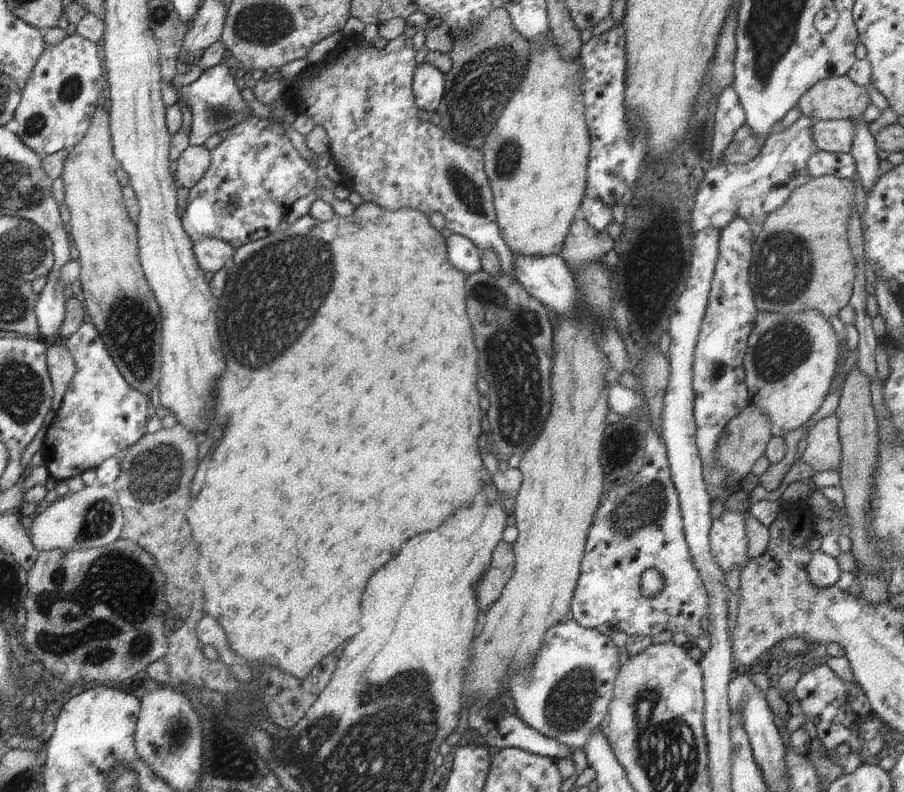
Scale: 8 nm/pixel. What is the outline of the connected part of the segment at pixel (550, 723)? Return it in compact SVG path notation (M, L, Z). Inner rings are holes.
M573 618L550 626L542 644L532 672L527 676L514 674L508 680L516 716L542 736L574 751L584 750L594 730L607 721L614 680L620 670L620 649L610 636L580 626Z

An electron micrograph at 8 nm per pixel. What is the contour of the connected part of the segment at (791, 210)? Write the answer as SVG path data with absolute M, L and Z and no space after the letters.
M834 175L812 177L796 188L784 206L768 214L752 245L750 288L759 312L790 314L818 310L831 320L849 304L856 260L848 244L848 220L854 208L854 180Z

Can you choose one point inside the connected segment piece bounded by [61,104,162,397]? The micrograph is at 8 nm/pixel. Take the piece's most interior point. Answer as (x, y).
(117, 297)

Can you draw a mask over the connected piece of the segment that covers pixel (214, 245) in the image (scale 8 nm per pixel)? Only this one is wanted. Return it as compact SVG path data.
M207 238L193 243L193 253L204 272L216 272L227 267L235 249L222 239Z

